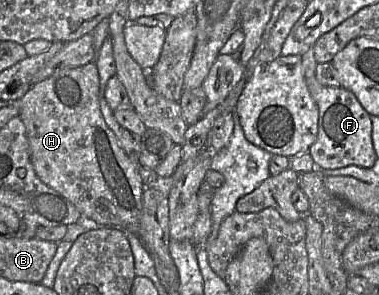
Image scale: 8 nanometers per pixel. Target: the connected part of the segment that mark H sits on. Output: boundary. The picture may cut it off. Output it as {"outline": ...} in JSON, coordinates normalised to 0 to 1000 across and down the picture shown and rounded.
{"outline":[[[248,210],[166,234],[87,288],[50,336],[50,393],[69,434],[82,549],[103,607],[193,688],[216,732],[274,763],[274,773],[364,797],[380,627],[364,559],[346,549],[282,427],[264,376],[261,332],[264,268]]]}

